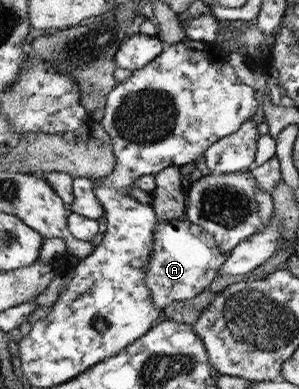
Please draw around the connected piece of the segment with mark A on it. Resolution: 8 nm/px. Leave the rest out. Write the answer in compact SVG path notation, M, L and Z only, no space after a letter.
M185 218L159 221L153 235L155 243L149 268L146 268L145 283L152 290L152 298L160 310L201 293L219 275L228 259L228 254L220 249L216 238Z

